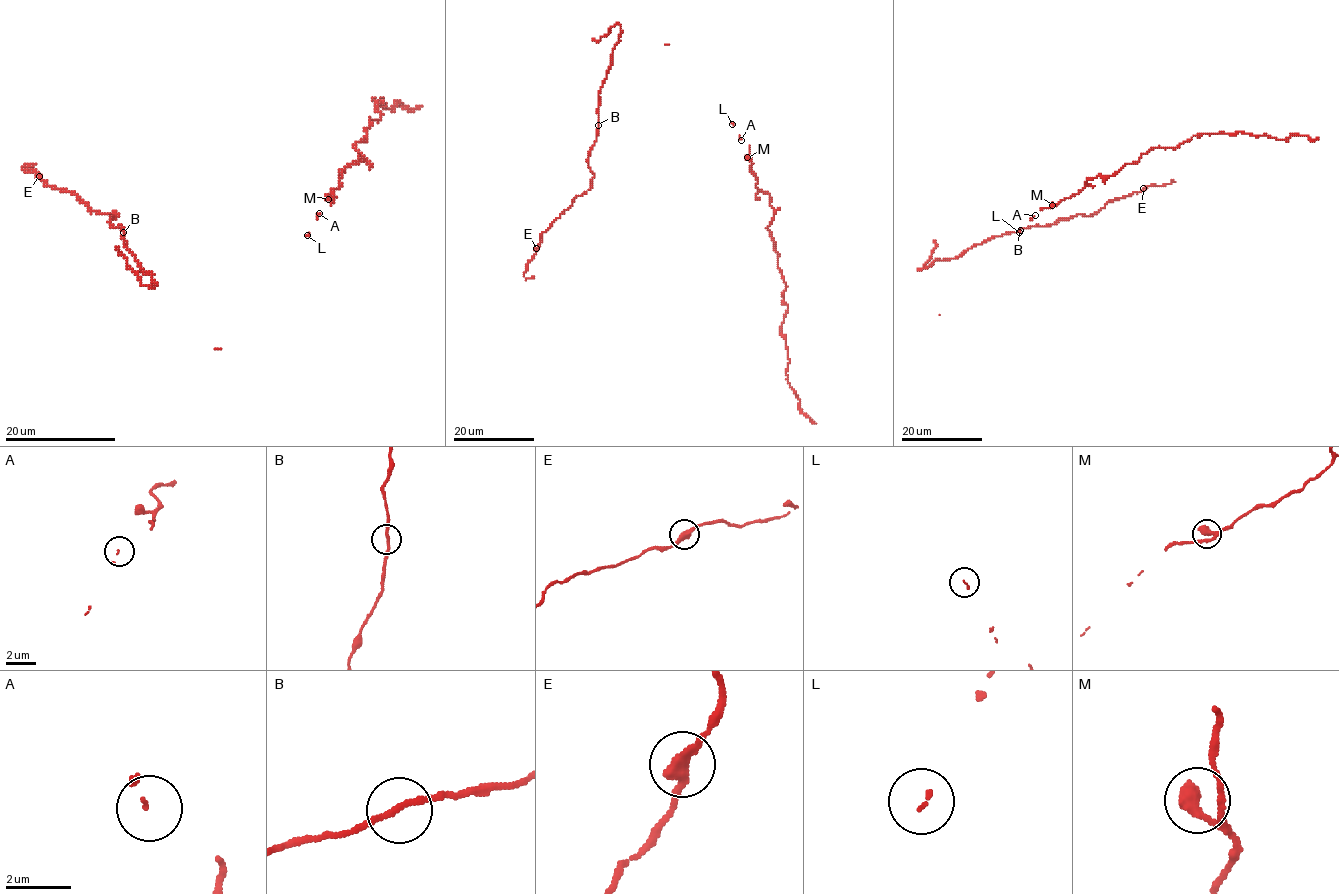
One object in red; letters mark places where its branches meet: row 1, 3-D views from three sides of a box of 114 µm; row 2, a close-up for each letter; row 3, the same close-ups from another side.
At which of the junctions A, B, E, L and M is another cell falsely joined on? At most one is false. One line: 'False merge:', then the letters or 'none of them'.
False merge: none of them

